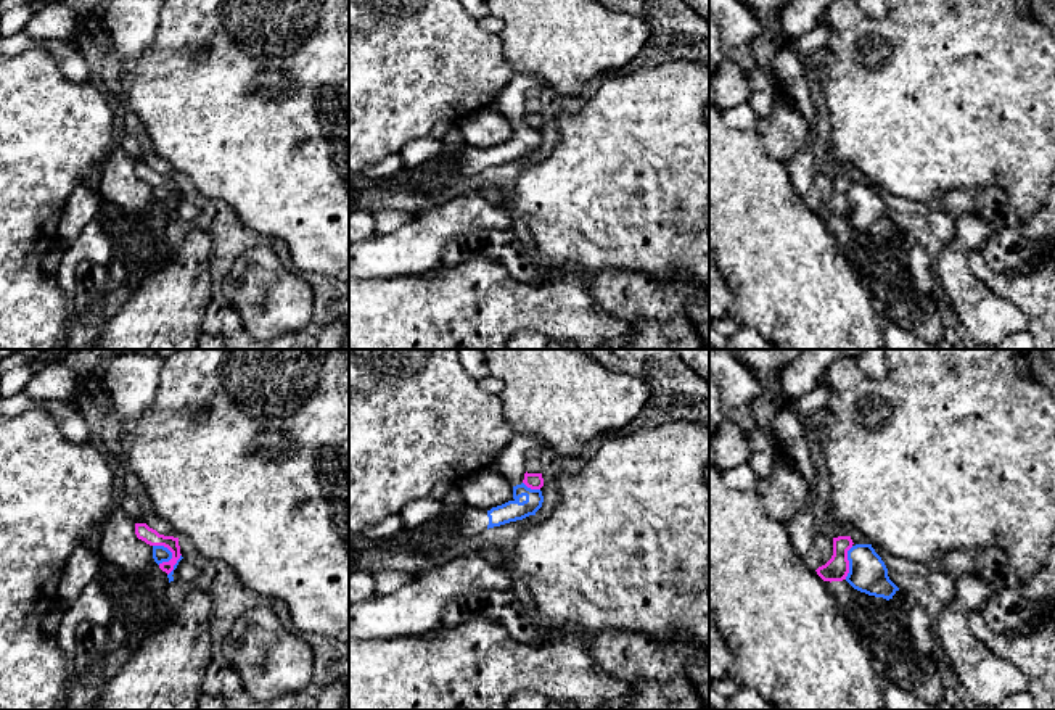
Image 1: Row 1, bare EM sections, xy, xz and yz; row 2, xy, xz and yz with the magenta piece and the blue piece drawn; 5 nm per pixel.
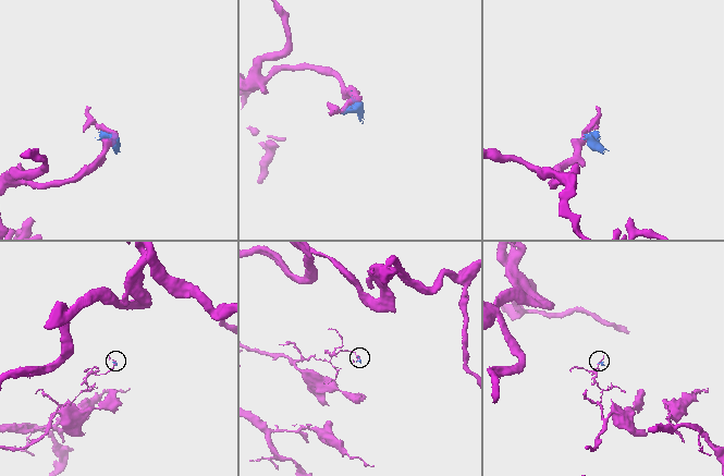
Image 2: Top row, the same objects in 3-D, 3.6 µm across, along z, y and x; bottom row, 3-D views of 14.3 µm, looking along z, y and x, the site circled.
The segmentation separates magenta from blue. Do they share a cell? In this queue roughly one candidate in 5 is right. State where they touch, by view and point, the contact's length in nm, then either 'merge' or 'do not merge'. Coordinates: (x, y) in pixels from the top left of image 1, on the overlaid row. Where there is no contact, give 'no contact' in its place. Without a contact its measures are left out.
contact xy (164, 546); length 120 nm; do not merge

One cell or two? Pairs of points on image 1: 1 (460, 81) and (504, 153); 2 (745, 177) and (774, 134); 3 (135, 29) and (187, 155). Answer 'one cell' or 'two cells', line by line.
1: two cells
2: two cells
3: two cells

